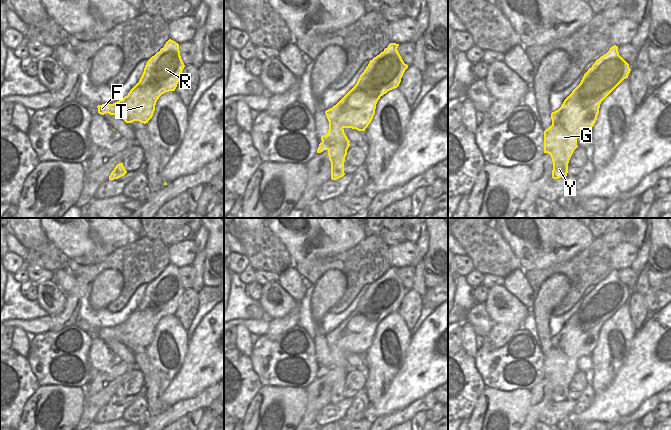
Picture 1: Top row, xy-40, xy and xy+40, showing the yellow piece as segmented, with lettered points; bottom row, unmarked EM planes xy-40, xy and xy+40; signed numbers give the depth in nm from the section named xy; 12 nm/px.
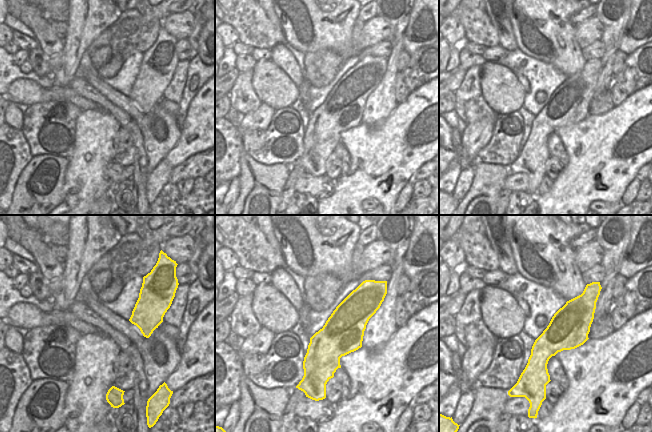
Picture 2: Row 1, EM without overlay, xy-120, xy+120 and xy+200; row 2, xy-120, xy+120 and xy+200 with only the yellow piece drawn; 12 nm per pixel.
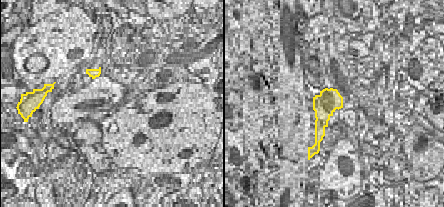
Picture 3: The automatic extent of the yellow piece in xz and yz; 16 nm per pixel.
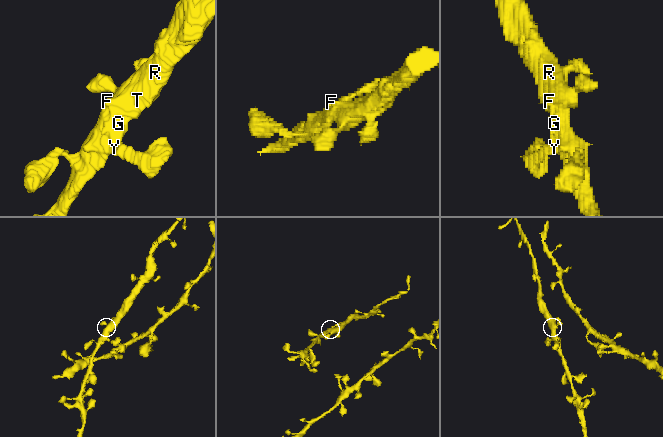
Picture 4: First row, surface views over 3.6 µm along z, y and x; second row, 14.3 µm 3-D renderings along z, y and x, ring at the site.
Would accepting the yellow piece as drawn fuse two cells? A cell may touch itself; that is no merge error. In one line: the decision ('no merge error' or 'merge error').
no merge error

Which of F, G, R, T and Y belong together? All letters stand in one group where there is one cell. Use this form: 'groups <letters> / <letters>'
groups F G R T Y

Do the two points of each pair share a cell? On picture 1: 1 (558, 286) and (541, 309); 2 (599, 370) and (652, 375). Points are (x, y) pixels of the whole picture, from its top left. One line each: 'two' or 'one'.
1: one
2: two

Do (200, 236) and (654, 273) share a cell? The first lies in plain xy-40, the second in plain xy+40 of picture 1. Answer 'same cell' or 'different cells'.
different cells

